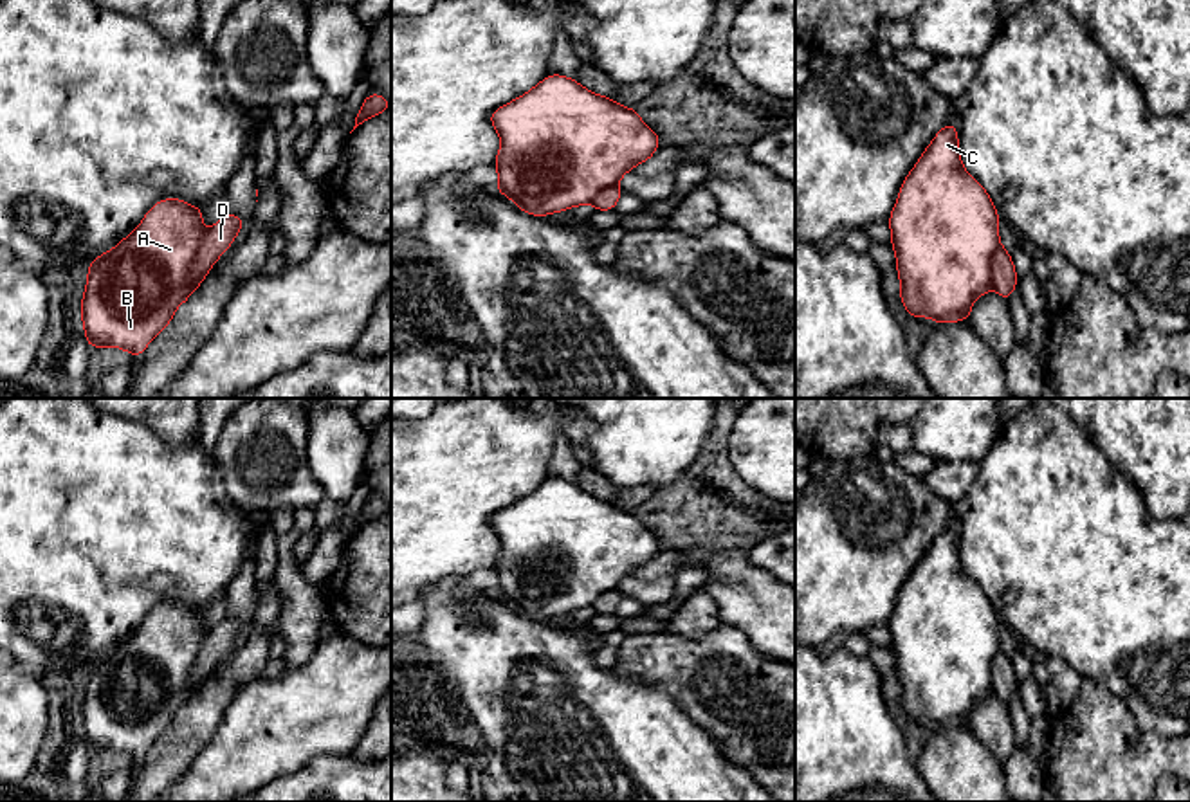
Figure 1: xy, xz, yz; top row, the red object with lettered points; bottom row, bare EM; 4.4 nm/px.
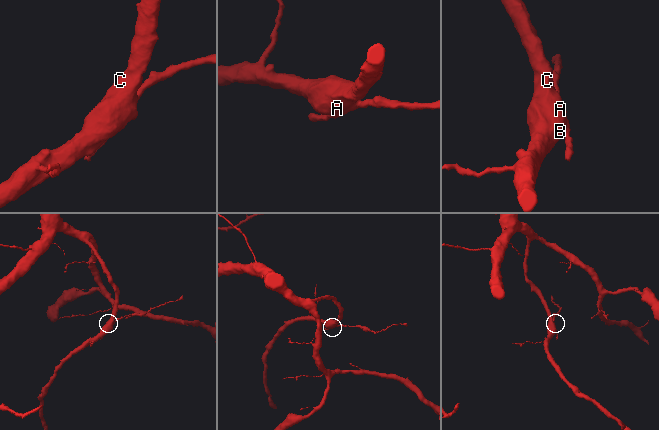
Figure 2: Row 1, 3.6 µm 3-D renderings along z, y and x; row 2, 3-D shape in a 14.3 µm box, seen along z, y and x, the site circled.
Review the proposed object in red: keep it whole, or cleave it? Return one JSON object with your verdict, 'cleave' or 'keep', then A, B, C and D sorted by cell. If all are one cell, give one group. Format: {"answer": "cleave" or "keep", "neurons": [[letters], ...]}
{"answer": "keep", "neurons": [["A", "B", "C", "D"]]}

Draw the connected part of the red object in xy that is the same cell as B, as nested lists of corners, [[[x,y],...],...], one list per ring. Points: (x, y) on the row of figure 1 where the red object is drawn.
[[[162,198],[144,214],[133,232],[88,263],[81,321],[90,348],[114,346],[141,357],[171,323],[175,310],[202,285],[245,223],[243,218],[225,213],[206,232],[202,211],[204,207],[189,205],[180,198]]]

